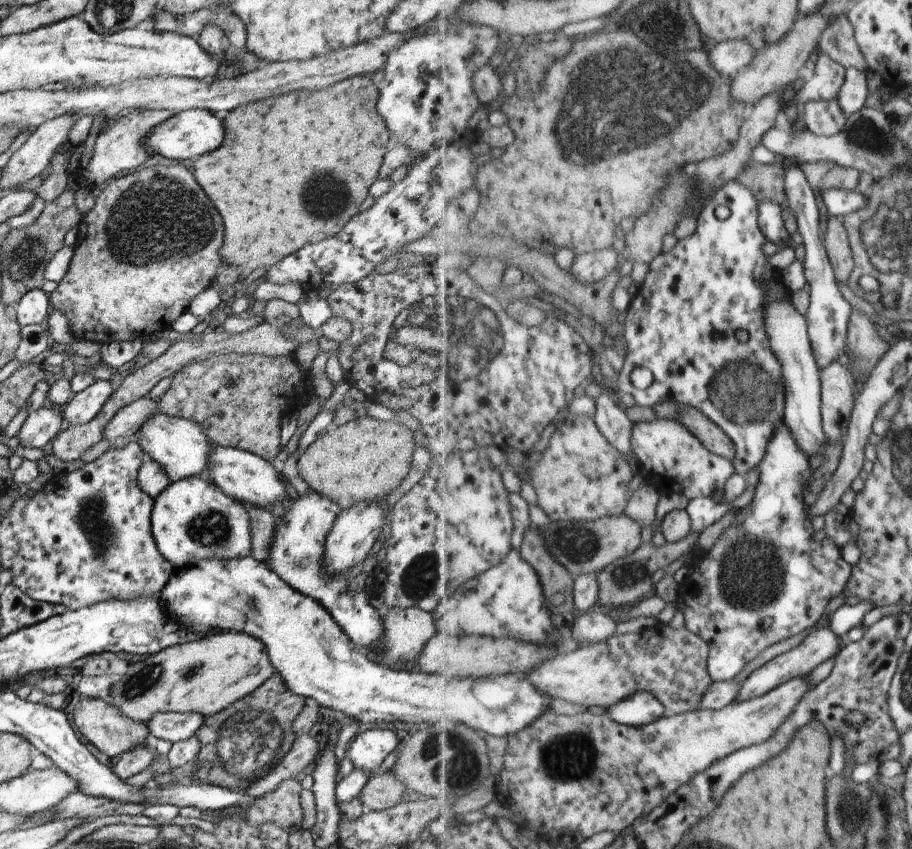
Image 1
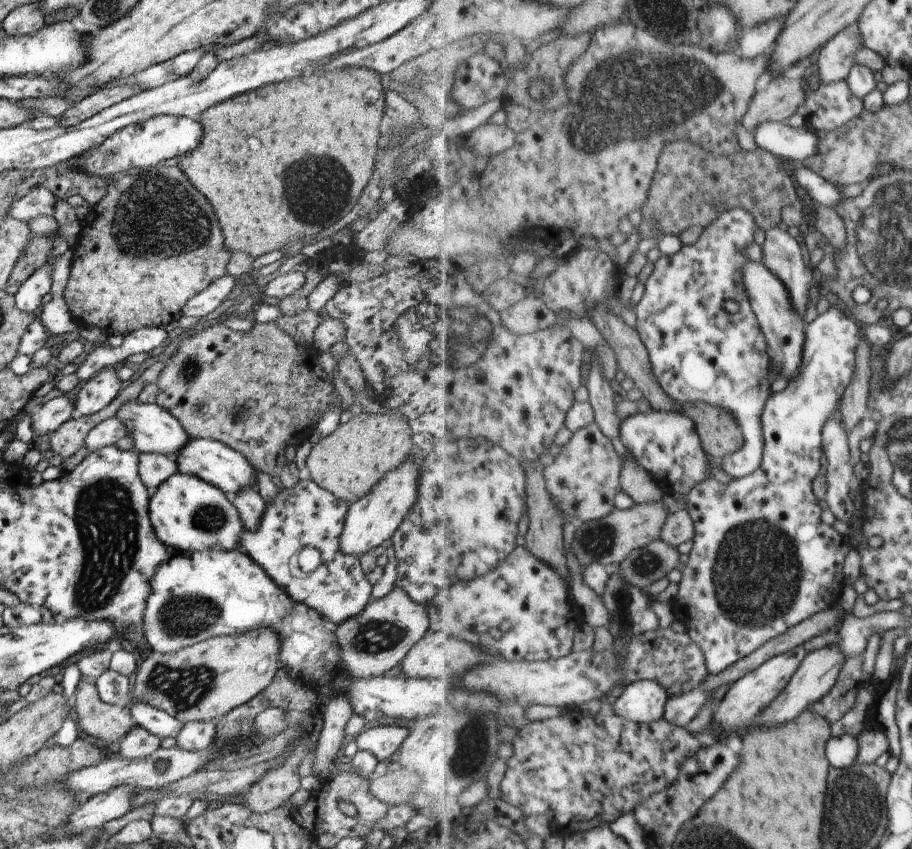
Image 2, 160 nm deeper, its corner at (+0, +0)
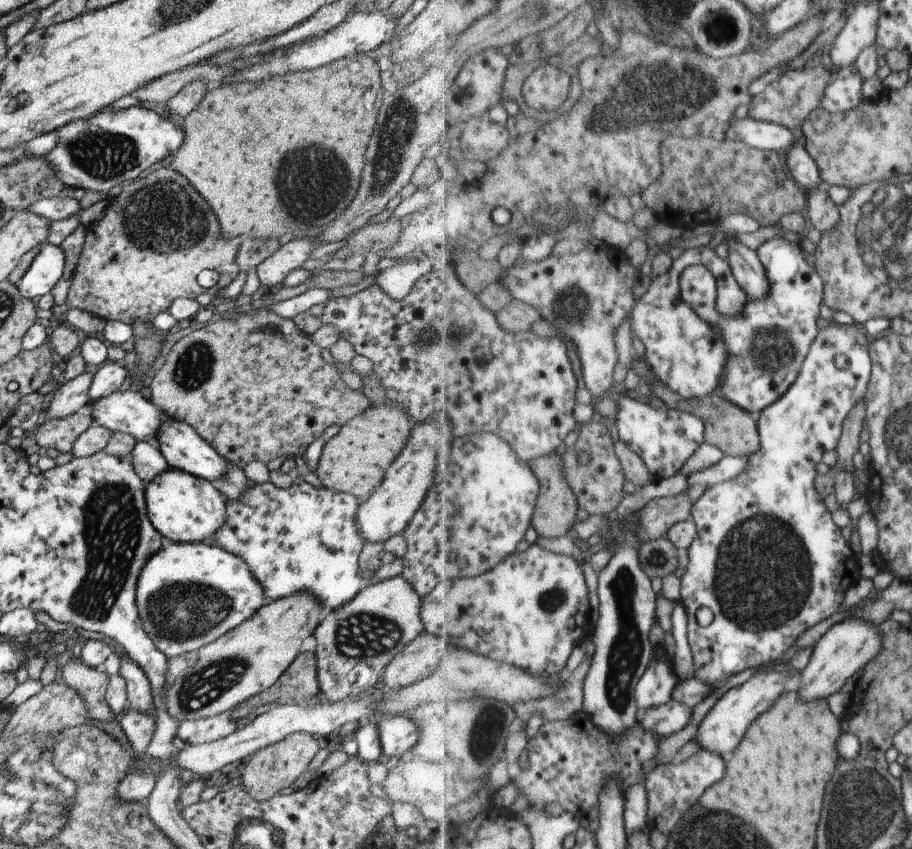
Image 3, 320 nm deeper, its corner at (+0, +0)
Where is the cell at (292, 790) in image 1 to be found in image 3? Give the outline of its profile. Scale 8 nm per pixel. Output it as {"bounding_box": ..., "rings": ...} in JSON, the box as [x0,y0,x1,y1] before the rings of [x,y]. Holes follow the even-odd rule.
{"bounding_box":[239,732,324,801],"rings":[[[295,732],[278,742],[257,750],[244,761],[240,769],[239,774],[242,777],[244,788],[254,799],[259,801],[269,799],[283,788],[292,786],[296,778],[307,771],[308,764],[318,754],[318,750],[320,750],[322,745],[324,745],[324,740],[319,739],[315,735]]]}

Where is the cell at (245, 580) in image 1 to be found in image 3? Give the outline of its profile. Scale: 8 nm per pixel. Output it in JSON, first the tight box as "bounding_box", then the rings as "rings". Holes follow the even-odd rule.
{"bounding_box":[135,540,265,657],"rings":[[[165,540],[160,550],[142,567],[136,581],[135,599],[145,634],[148,634],[157,650],[171,657],[194,652],[210,644],[265,604],[264,591],[246,561],[216,543],[205,541],[175,543]]]}

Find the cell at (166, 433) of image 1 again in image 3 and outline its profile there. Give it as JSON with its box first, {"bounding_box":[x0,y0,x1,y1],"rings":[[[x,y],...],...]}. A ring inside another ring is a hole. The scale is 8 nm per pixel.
{"bounding_box":[85,388,162,441],"rings":[[[138,388],[128,391],[113,392],[111,395],[96,399],[92,404],[88,402],[85,406],[89,408],[94,424],[106,427],[114,433],[120,432],[134,436],[137,441],[152,441],[157,436],[157,428],[160,426],[162,410],[150,400],[145,399]]]}

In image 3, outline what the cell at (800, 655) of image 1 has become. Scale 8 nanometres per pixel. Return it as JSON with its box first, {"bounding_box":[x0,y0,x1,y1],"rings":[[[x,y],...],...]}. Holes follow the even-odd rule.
{"bounding_box":[694,670,795,757],"rings":[[[792,670],[771,672],[771,674],[752,677],[742,686],[730,689],[708,712],[694,740],[701,744],[702,750],[725,757],[728,757],[730,752],[736,752],[736,748],[744,742],[750,726],[766,710],[770,710],[786,690],[795,686],[795,682],[790,679],[790,676],[792,676]]]}

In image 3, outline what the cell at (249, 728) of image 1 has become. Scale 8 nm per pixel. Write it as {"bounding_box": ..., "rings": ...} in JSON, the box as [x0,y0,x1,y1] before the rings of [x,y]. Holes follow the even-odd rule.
{"bounding_box":[232,652,319,719],"rings":[[[301,652],[270,688],[247,698],[232,709],[232,718],[241,719],[268,703],[303,704],[319,691],[316,664],[315,653]]]}

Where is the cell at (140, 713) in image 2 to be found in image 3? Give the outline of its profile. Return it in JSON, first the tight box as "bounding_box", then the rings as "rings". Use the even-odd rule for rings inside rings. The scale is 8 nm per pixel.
{"bounding_box":[119,655,155,718],"rings":[[[122,655],[119,675],[127,684],[128,707],[151,714],[155,718],[152,687],[144,669],[128,655]]]}

